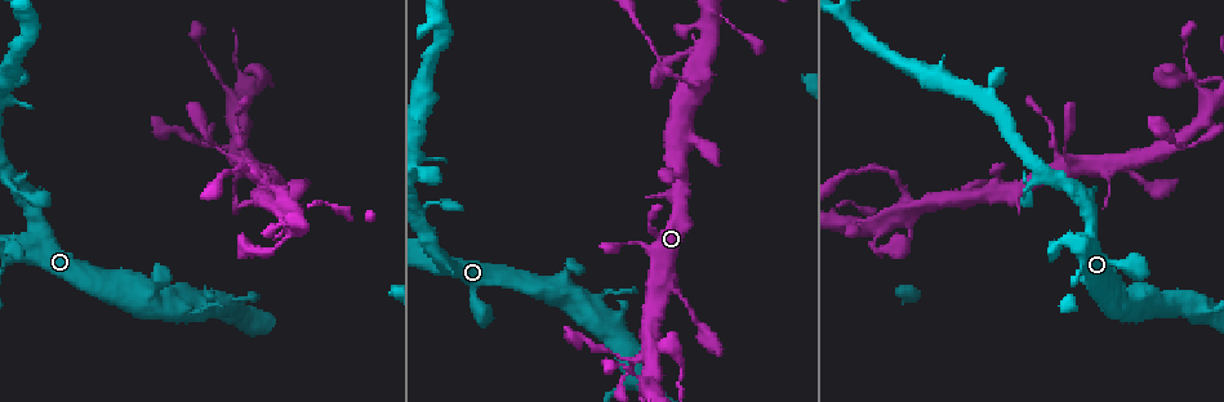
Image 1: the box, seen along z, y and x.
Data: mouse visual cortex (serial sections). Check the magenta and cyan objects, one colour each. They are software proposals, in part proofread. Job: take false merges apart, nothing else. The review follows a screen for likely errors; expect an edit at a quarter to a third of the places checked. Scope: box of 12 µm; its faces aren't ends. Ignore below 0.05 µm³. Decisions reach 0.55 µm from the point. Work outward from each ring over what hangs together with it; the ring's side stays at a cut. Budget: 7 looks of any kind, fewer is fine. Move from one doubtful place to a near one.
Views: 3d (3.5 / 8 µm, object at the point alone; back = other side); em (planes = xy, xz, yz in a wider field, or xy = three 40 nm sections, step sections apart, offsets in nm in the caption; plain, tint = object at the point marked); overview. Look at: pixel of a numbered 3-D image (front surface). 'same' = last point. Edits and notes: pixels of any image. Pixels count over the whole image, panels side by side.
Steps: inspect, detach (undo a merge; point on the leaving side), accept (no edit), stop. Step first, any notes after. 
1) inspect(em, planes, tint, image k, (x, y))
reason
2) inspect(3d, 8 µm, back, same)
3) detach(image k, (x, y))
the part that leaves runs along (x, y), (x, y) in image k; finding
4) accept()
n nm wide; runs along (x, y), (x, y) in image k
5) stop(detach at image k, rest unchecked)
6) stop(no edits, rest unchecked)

inspect(3d, 3.5 µm, image 1, (909, 196))
arms part here

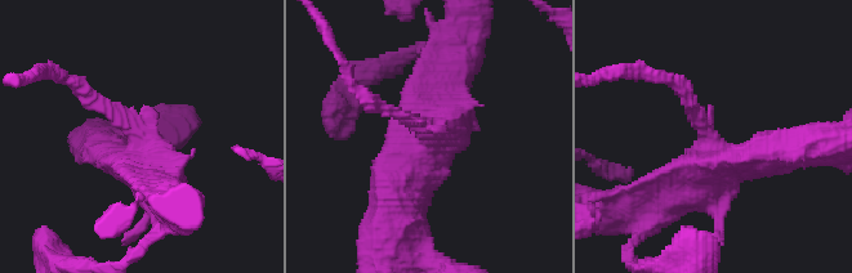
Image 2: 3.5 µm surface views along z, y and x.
inspect(em, planes, plain, image 2, (136, 142))
need the tissue

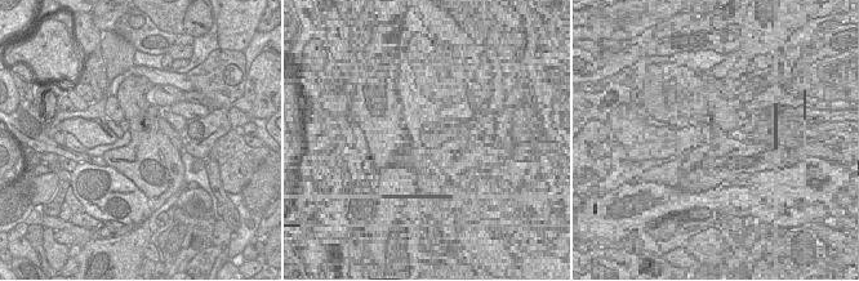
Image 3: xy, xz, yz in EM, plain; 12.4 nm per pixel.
inspect(em, planes, tint, same)

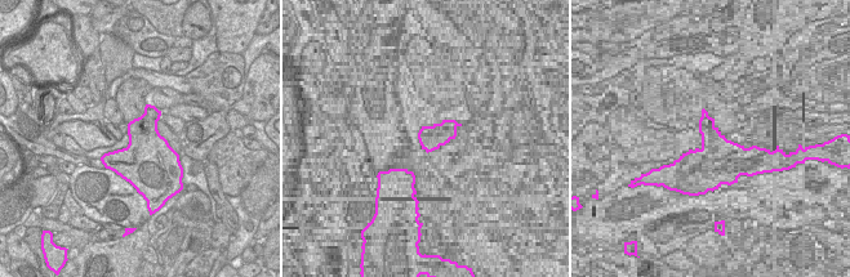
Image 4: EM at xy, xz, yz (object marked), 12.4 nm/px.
accept()
runs along (397, 207), (456, 70) in image 2; one cell here

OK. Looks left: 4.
inspect(3d, 8 µm, image 1, (1207, 105))
branch point

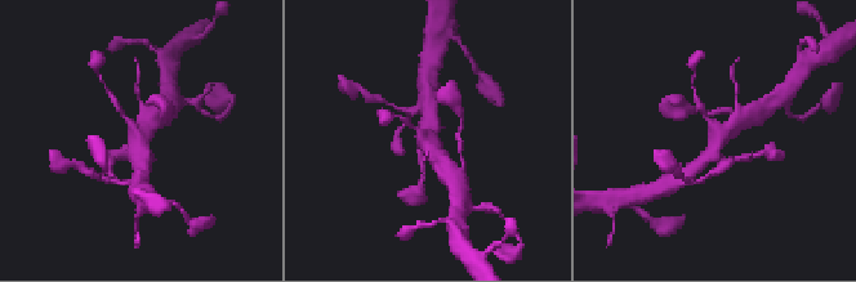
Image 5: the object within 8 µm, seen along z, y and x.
inspect(em, xy, step 2, tint, image 5, (427, 141))
3 arms; arms of 150, 350, 450 nm

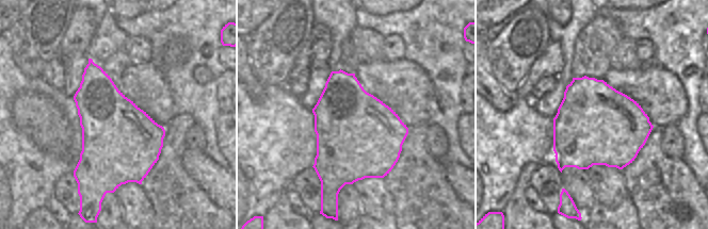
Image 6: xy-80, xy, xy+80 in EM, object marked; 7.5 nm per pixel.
accept()
runs along (698, 165), (739, 112) in image 5; continuous, no second cell

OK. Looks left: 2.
inspect(3d, 3.5 µm, image 1, (427, 258))
small branch off a trunk

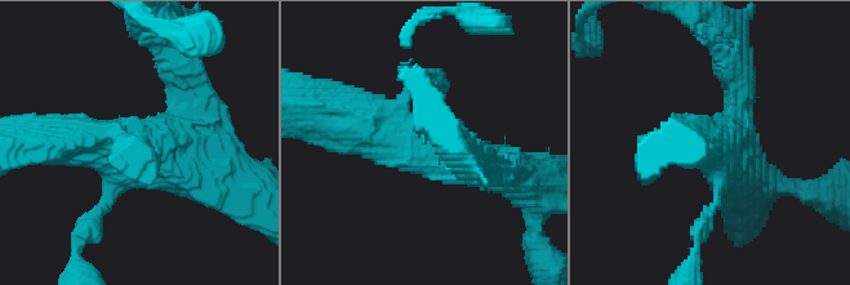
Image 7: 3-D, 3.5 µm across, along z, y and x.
inspect(em, xy, step 3, tint, image 7, (421, 152))
now the EM

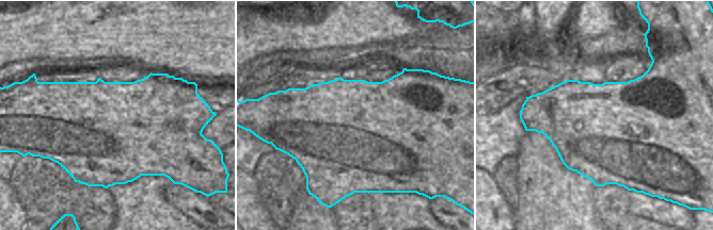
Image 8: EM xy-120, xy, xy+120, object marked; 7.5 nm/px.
accept()
850 nm wide; runs along (510, 173), (399, 133), (418, 87) in image 7; all the same cell

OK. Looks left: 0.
stop(no edits, rest unchecked)

